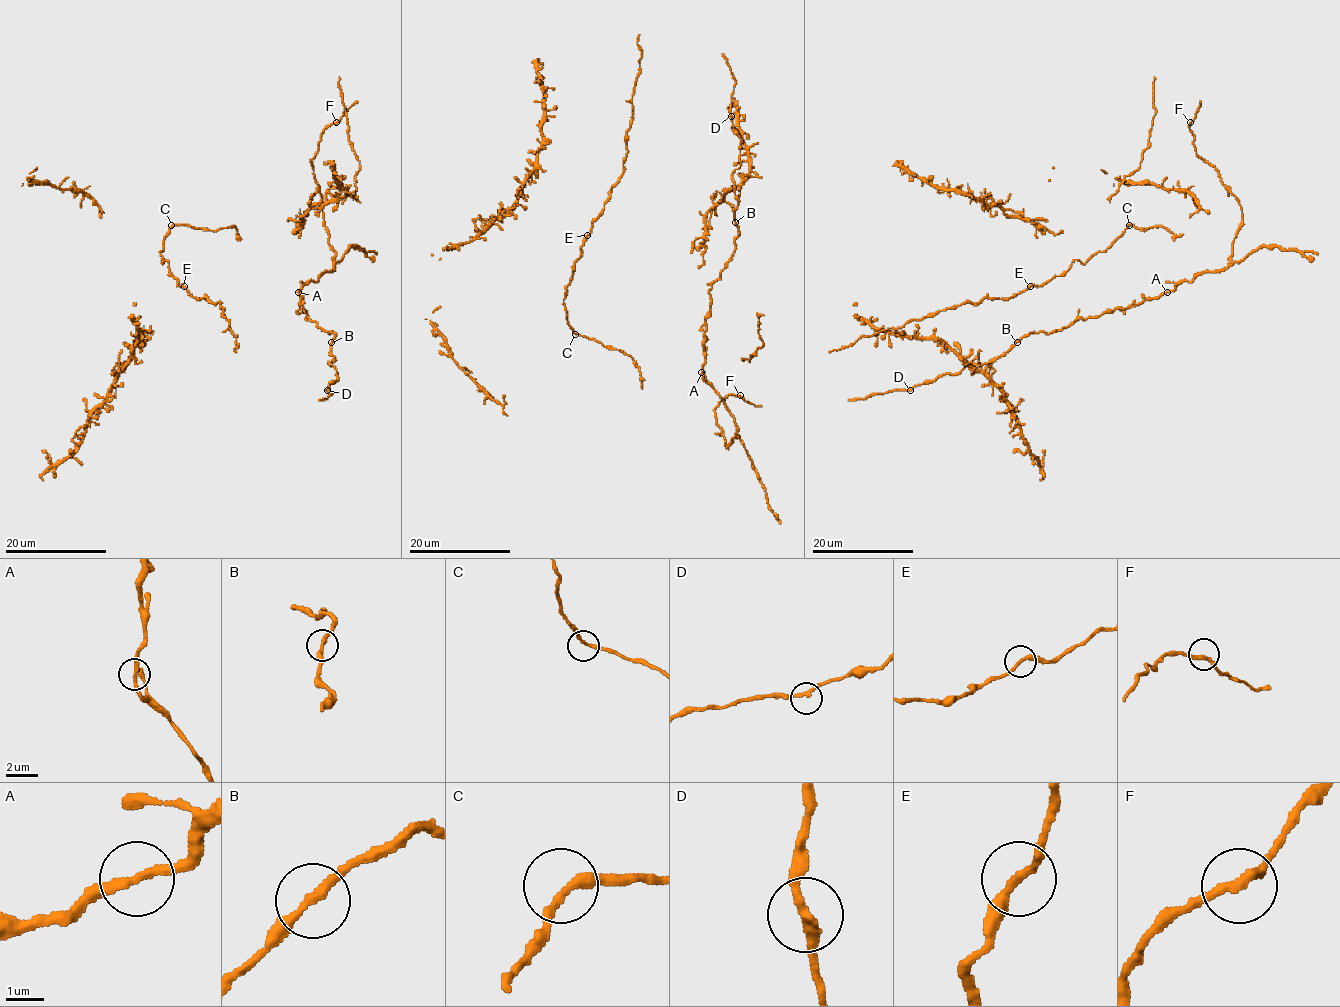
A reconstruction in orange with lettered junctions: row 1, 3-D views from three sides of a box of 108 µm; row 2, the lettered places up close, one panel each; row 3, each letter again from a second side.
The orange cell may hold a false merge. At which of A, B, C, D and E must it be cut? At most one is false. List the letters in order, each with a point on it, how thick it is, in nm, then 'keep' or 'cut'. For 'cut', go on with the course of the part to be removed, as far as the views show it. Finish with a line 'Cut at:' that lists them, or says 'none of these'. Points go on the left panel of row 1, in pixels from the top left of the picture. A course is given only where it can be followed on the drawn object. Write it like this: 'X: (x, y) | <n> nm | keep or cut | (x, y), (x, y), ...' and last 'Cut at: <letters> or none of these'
A: (298, 292) | 240 nm | cut
B: (331, 342) | 240 nm | keep
C: (171, 225) | 220 nm | keep
D: (327, 390) | 240 nm | keep
E: (184, 286) | 220 nm | keep
Cut at: A

